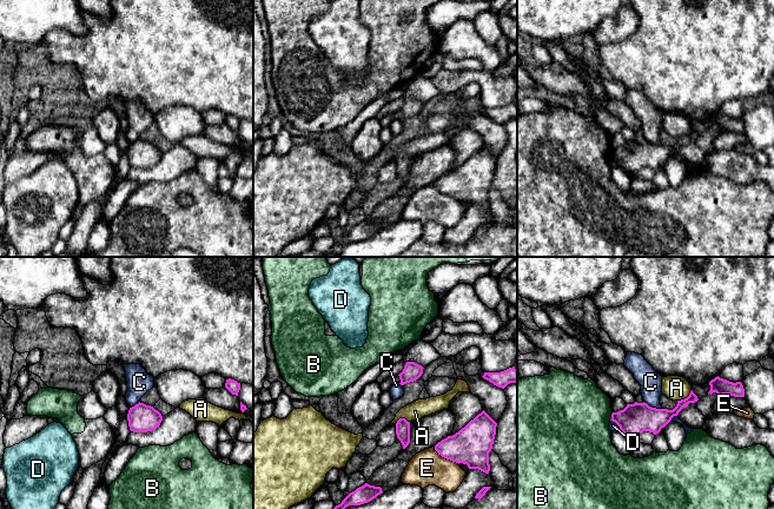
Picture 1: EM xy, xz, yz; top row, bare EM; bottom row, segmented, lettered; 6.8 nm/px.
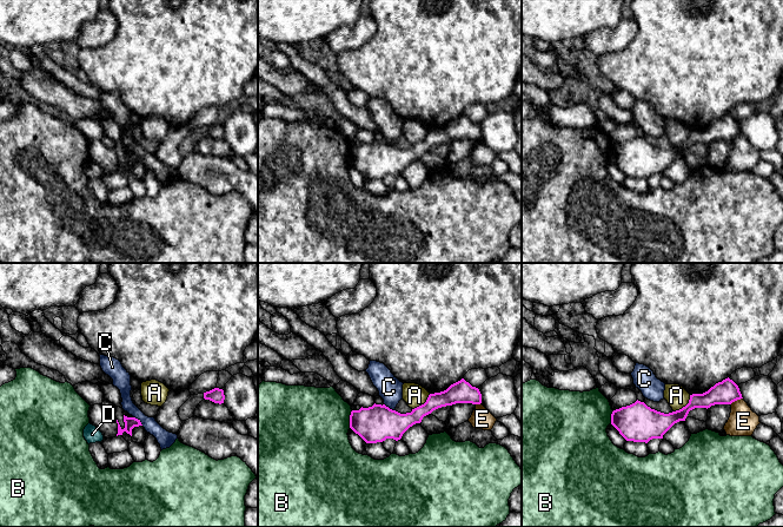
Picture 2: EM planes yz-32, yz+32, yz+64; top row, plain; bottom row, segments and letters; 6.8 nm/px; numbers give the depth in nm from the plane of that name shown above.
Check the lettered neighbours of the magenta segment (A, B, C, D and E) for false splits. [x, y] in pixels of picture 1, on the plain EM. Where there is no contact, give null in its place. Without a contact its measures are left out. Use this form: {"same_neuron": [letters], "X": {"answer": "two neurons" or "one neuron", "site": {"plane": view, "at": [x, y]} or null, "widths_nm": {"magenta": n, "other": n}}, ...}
{"same_neuron": [], "A": {"answer": "two neurons", "site": {"plane": "xz", "at": [401, 154]}, "widths_nm": {"magenta": 100, "other": 120}}, "B": {"answer": "two neurons", "site": {"plane": "yz", "at": [612, 152]}, "widths_nm": {"magenta": 200, "other": 480}}, "C": {"answer": "two neurons", "site": {"plane": "yz", "at": [653, 144]}, "widths_nm": {"magenta": 200, "other": 150}}, "D": {"answer": "two neurons", "site": {"plane": "yz", "at": [616, 159]}, "widths_nm": {"magenta": 200, "other": 60}}, "E": {"answer": "two neurons", "site": {"plane": "xz", "at": [445, 193]}, "widths_nm": {"magenta": 260, "other": 240}}}

